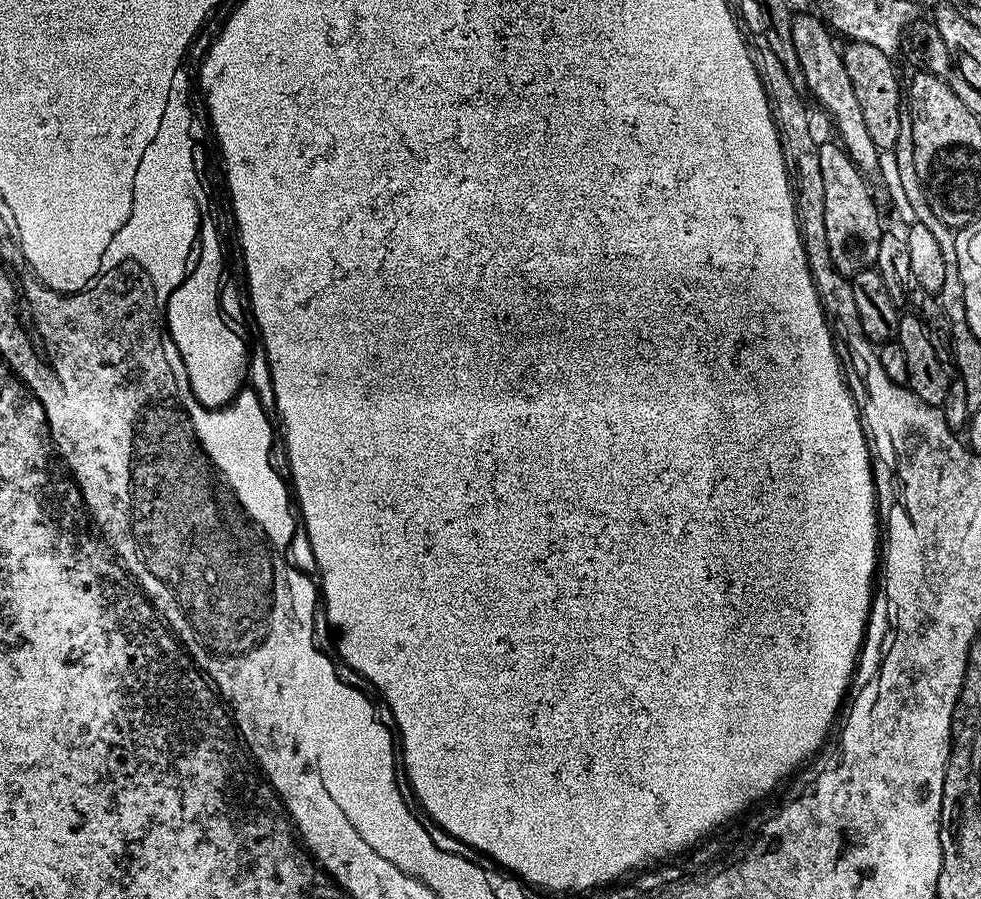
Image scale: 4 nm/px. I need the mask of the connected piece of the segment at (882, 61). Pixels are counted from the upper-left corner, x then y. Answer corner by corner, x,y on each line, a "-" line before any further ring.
865,42
863,44
849,43
848,49
843,49
843,60
846,71
854,86
855,97
862,106
863,121
866,130
874,141
874,146
881,150
892,150
898,142
899,122
902,113
902,84
896,77
893,57
879,43

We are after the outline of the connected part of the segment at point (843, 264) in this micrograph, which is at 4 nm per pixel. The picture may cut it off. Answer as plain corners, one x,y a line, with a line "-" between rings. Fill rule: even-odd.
821,143
818,163
826,190
826,242
830,242
830,257
833,258
833,266
844,277
851,278
875,265
882,235
880,212
864,181
867,180
865,173
861,172
839,143

